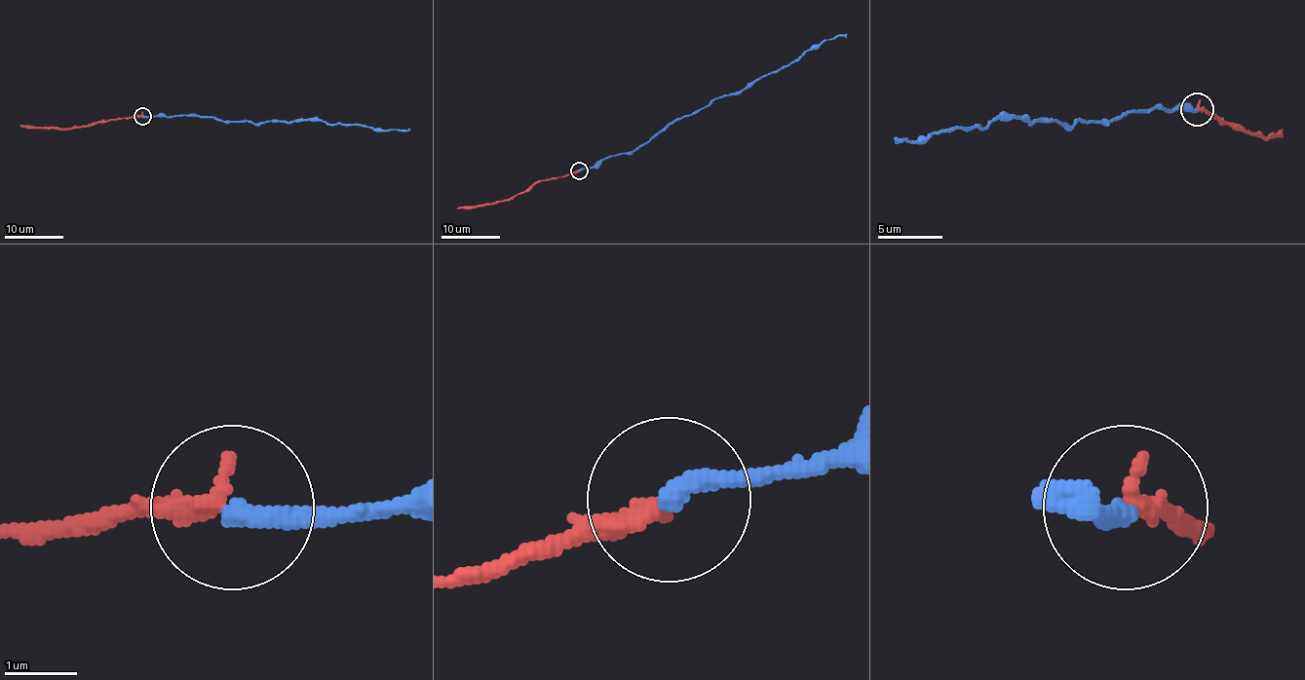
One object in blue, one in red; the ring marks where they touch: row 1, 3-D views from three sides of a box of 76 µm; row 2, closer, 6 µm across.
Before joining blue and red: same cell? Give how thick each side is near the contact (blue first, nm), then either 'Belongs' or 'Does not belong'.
Thickness 280 nm (blue) against 300 nm. Belongs

